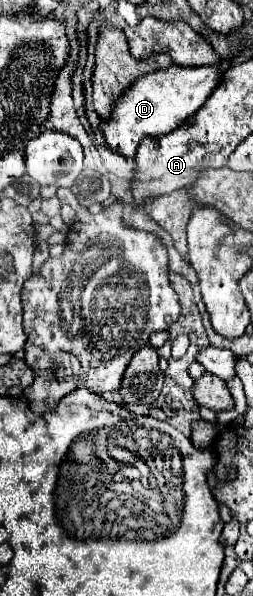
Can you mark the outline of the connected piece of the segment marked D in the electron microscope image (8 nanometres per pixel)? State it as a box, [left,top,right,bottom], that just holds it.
[100,65,222,159]

